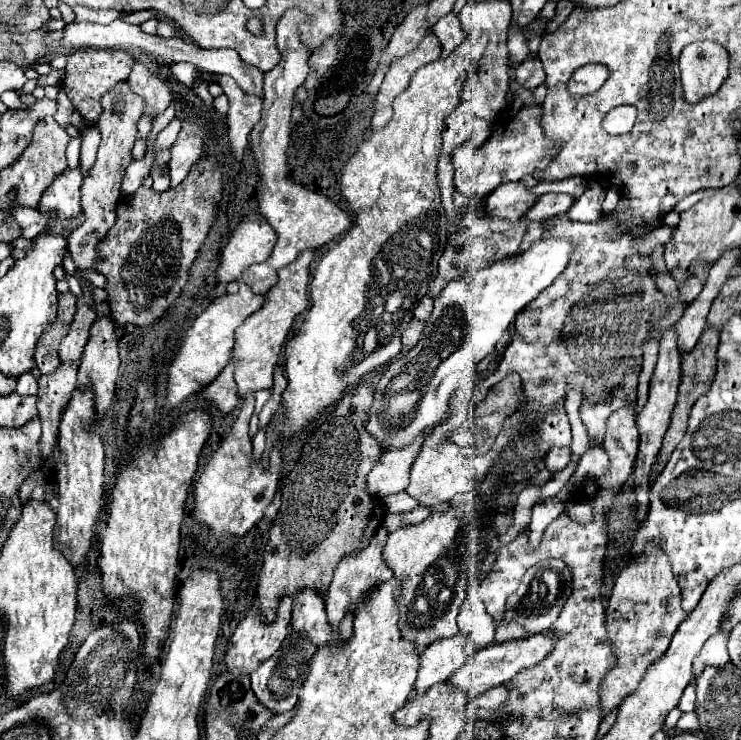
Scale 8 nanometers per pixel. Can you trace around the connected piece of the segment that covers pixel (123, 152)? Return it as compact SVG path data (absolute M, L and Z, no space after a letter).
M122 81L114 89L110 89L102 97L102 115L98 119L98 129L102 133L102 145L98 149L98 159L94 167L90 169L90 175L86 177L82 185L82 209L84 209L84 223L70 233L70 255L78 269L88 271L96 269L96 263L100 259L98 255L98 241L104 239L106 231L114 227L116 223L116 203L120 199L120 185L122 177L126 173L126 167L132 163L132 147L136 143L138 133L138 119L142 117L142 99L130 91L130 83Z

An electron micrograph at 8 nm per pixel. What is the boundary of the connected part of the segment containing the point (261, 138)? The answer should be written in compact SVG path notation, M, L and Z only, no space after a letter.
M292 7L282 15L276 27L276 39L278 47L284 53L284 59L270 71L266 73L264 79L264 111L262 119L256 123L254 131L250 133L252 137L252 149L254 157L258 161L258 175L260 175L260 187L256 189L258 201L260 201L260 213L268 219L268 223L274 227L278 235L278 243L268 257L266 263L254 265L254 273L250 273L250 287L254 293L268 293L270 287L278 281L278 269L290 265L300 251L310 249L310 247L320 247L324 243L330 243L334 237L350 229L352 215L340 209L334 201L328 197L314 193L310 189L304 189L302 185L290 181L288 171L286 171L286 149L290 143L290 115L294 107L294 95L296 89L304 83L308 77L308 59L310 59L310 49L300 37L298 25L310 19L306 11L300 11L298 7Z

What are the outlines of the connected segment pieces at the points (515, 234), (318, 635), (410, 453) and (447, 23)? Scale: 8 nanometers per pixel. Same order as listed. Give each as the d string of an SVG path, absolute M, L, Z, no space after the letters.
M470 209L464 215L462 227L460 231L452 233L446 245L446 251L440 257L440 269L438 269L438 277L430 283L428 295L430 297L438 297L442 287L446 287L448 281L460 277L464 271L474 269L474 267L484 267L488 265L492 259L498 259L500 255L508 255L510 251L516 251L520 247L520 243L524 241L526 229L528 229L528 219L522 217L518 221L508 221L508 219L484 219L484 215L476 213L474 209Z
M302 589L296 593L296 603L292 611L292 627L294 631L306 633L310 641L318 647L334 641L346 641L352 637L352 619L354 615L348 611L338 627L330 627L326 619L324 595L314 589Z
M432 429L422 431L410 445L402 449L388 449L378 459L376 467L368 473L368 493L374 497L386 497L390 493L404 491L408 487L408 471L420 453L426 439L432 437Z
M448 13L448 15L440 17L434 23L432 31L442 43L442 57L448 57L464 41L464 31L462 31L462 27L458 23L458 15L456 13Z

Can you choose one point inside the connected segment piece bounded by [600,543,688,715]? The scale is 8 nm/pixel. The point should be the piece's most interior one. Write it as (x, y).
(644, 611)

